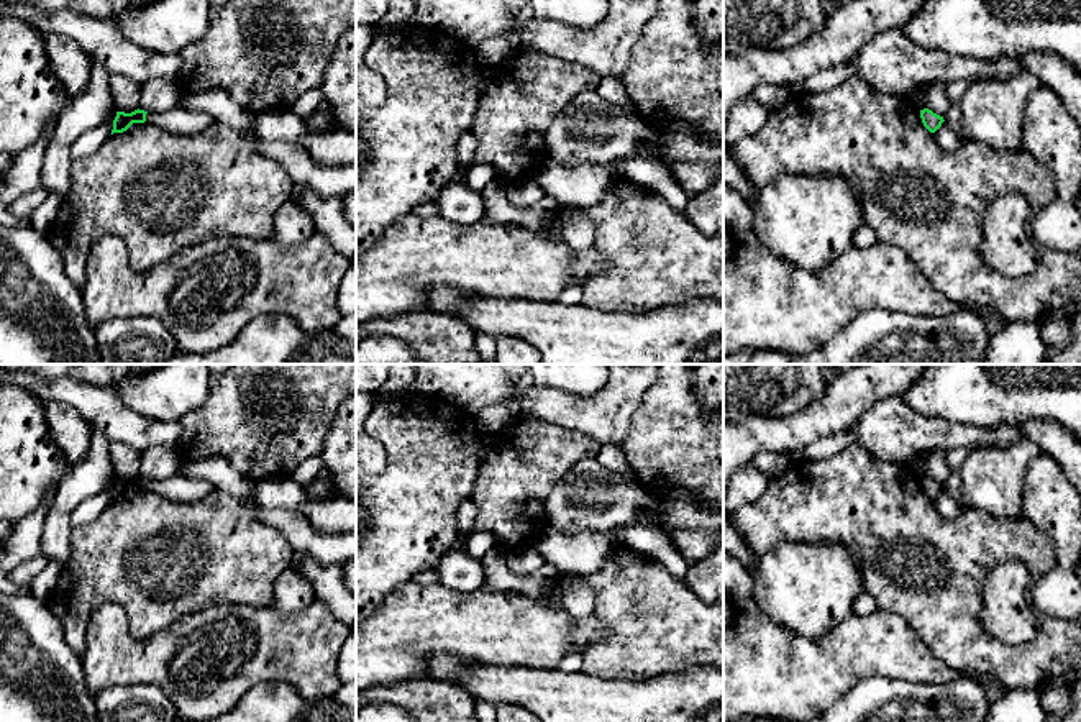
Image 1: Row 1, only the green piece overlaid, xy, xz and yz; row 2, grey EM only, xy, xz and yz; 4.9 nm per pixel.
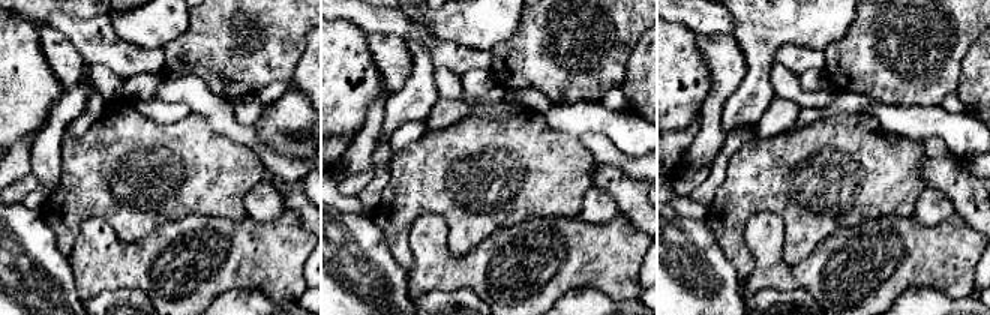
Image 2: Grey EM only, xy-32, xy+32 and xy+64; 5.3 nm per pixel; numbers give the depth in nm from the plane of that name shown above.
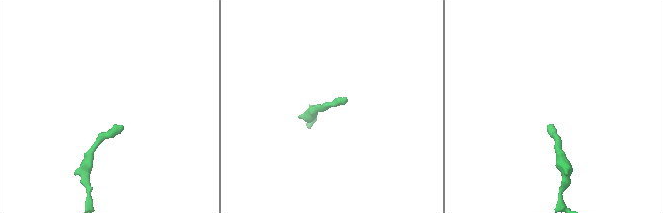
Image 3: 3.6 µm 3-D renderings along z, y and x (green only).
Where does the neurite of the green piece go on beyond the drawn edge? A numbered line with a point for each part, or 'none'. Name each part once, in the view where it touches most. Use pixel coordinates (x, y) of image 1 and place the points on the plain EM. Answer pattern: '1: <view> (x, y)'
1: xy (177, 488)

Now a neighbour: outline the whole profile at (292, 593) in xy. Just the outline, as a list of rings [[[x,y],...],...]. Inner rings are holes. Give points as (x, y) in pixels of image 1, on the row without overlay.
[[[292,566],[274,583],[272,604],[282,612],[299,612],[315,601],[312,584]]]

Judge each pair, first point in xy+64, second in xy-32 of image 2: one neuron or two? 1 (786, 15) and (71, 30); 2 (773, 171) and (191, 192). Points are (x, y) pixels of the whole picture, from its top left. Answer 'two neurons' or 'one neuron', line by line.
1: two neurons
2: one neuron

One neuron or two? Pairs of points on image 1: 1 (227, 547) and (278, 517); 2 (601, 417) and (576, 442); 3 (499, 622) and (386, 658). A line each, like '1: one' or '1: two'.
1: two
2: two
3: one

